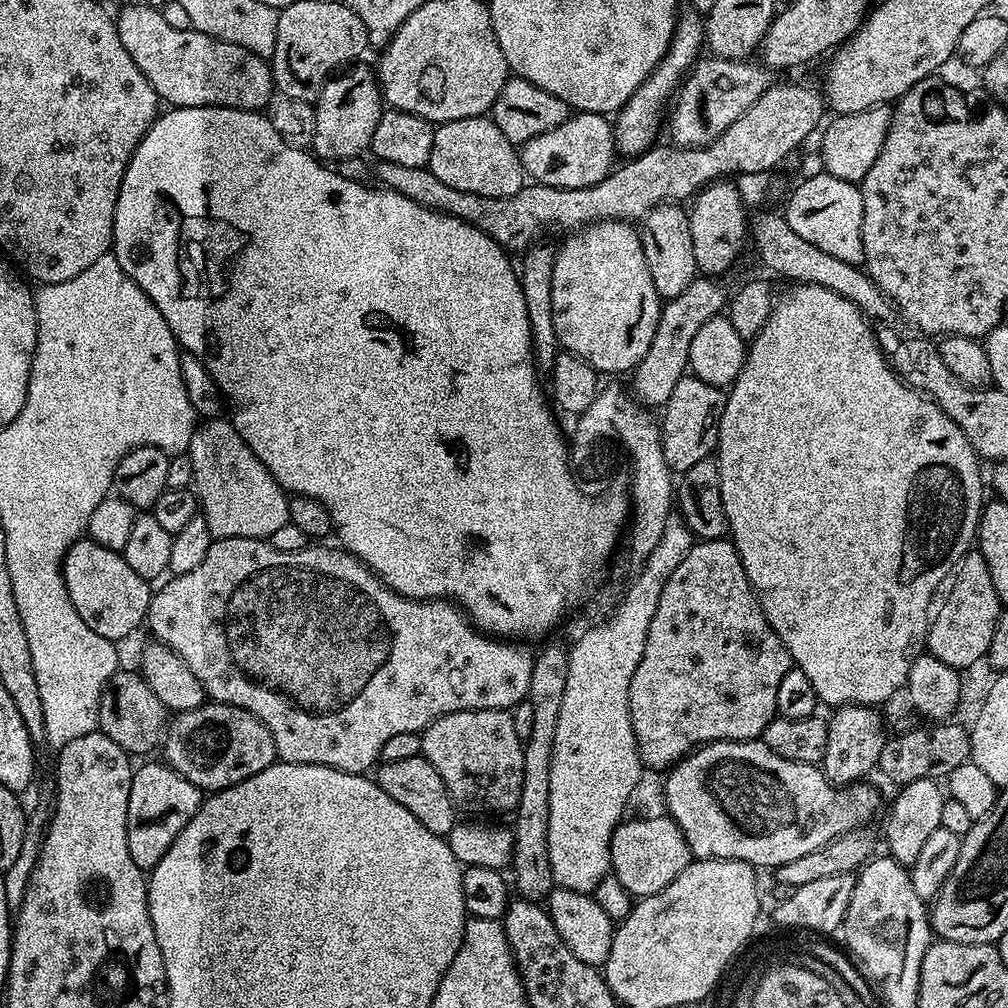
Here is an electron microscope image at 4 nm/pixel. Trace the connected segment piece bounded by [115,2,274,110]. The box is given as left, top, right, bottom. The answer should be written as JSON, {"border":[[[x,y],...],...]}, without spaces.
{"border":[[[142,2],[128,4],[115,17],[118,38],[126,46],[126,54],[134,58],[134,66],[150,82],[165,105],[173,108],[242,108],[245,110],[264,110],[268,99],[274,96],[272,70],[269,61],[262,56],[247,52],[242,46],[234,46],[225,40],[215,40],[190,27],[186,30],[174,30],[174,26],[162,18],[160,8],[151,8]]]}

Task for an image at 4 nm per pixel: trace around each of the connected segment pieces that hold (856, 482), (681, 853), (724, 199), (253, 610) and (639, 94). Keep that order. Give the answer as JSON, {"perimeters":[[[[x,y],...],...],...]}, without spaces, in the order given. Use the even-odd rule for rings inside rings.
{"perimeters":[[[[796,282],[788,286],[788,289],[785,290],[782,296],[777,295],[775,297],[772,313],[766,322],[766,326],[762,326],[759,334],[753,336],[750,341],[750,347],[747,349],[744,358],[744,369],[739,372],[727,389],[724,412],[720,416],[720,429],[718,430],[718,438],[716,439],[714,459],[720,467],[722,506],[726,510],[730,539],[732,545],[738,550],[740,561],[746,570],[746,578],[752,583],[753,588],[755,588],[756,597],[760,599],[760,605],[770,622],[770,626],[778,634],[778,638],[782,638],[786,650],[791,654],[793,665],[800,668],[802,674],[806,674],[806,678],[810,678],[810,683],[812,683],[814,690],[818,694],[820,704],[824,706],[826,704],[832,704],[831,706],[843,706],[845,704],[881,706],[880,704],[886,703],[899,688],[901,691],[907,685],[910,666],[925,651],[928,639],[928,625],[930,623],[930,609],[933,607],[932,595],[936,591],[936,595],[941,591],[944,581],[948,579],[948,575],[954,570],[956,563],[973,547],[974,541],[978,536],[980,513],[986,503],[986,495],[984,496],[986,484],[985,481],[984,484],[980,481],[981,457],[977,456],[976,451],[970,446],[966,434],[962,434],[960,427],[934,401],[917,392],[916,389],[908,387],[892,371],[891,364],[889,364],[888,359],[884,357],[884,352],[878,346],[876,335],[872,333],[872,327],[869,326],[863,314],[854,306],[854,302],[842,298],[842,294],[834,294],[834,290],[826,290],[826,286],[814,286],[813,284],[800,284]]],[[[667,814],[648,816],[645,820],[628,818],[621,822],[612,835],[610,858],[610,872],[632,898],[658,894],[658,890],[670,886],[694,859],[682,830]]],[[[721,178],[696,193],[690,204],[688,225],[690,238],[694,238],[694,262],[703,275],[709,278],[723,277],[723,272],[730,271],[732,263],[739,258],[744,240],[746,244],[750,232],[750,220],[744,217],[744,211],[744,198],[731,179]]],[[[233,536],[225,540],[213,539],[209,552],[194,570],[165,579],[159,585],[161,588],[157,587],[153,591],[146,617],[146,628],[156,635],[153,637],[159,643],[170,646],[170,650],[174,650],[178,658],[190,666],[194,678],[202,682],[205,693],[215,703],[238,706],[257,716],[268,727],[274,738],[277,757],[283,763],[317,764],[343,772],[364,774],[369,771],[368,767],[371,769],[380,760],[382,746],[386,746],[386,741],[394,734],[423,733],[438,717],[455,712],[483,708],[511,710],[527,697],[534,659],[533,649],[523,648],[520,645],[523,643],[509,642],[477,630],[467,615],[447,600],[411,600],[408,596],[400,596],[387,588],[358,557],[350,555],[339,546],[320,547],[324,546],[309,546],[294,550],[294,554],[286,554],[283,550],[274,550],[267,539]]],[[[684,10],[677,15],[676,33],[672,36],[668,52],[648,75],[646,82],[642,82],[642,86],[638,86],[638,90],[634,90],[632,97],[620,107],[619,112],[615,113],[616,146],[625,157],[639,156],[657,143],[656,135],[662,132],[662,125],[676,95],[676,89],[680,87],[684,77],[692,71],[692,65],[696,63],[705,47],[704,21],[705,17],[695,10]]]]}

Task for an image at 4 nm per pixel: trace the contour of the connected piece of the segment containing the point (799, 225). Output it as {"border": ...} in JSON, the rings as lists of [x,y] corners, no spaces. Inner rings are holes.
{"border":[[[823,170],[817,176],[804,180],[792,192],[788,200],[786,215],[790,226],[806,242],[818,246],[818,250],[826,250],[833,258],[842,258],[842,262],[850,262],[857,266],[864,263],[864,247],[862,246],[862,222],[864,207],[862,194],[856,184],[846,182],[842,178],[834,178]]]}

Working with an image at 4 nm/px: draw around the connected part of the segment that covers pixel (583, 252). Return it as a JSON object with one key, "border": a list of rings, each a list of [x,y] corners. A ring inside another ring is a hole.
{"border":[[[595,220],[563,239],[564,245],[556,248],[554,290],[550,290],[554,330],[560,339],[561,349],[581,356],[601,374],[631,373],[646,350],[650,350],[650,342],[654,342],[654,330],[662,307],[662,298],[654,290],[654,282],[646,266],[639,231],[627,220]]]}

